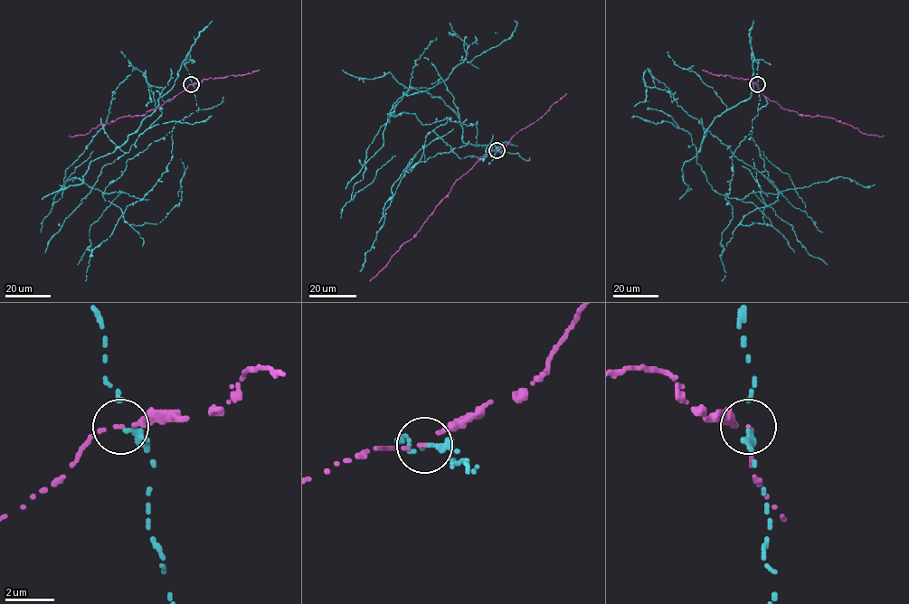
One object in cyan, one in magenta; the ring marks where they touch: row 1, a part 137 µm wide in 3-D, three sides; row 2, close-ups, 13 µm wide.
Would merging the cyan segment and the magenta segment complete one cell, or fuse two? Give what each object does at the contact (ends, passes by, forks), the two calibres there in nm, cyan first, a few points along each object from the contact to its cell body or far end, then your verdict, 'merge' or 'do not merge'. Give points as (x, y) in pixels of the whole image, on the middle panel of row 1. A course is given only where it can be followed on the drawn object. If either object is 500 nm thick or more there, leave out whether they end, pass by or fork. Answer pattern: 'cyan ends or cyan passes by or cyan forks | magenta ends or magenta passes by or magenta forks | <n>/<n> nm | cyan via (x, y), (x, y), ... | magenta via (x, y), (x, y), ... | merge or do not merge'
cyan passes by | magenta passes by | 190/130 nm | cyan via (497, 150), (467, 144), (459, 118), (424, 91), (405, 94), (380, 128), (353, 200), (395, 155) | magenta via (497, 150), (481, 156), (455, 181), (414, 237), (402, 245), (370, 280) | do not merge

